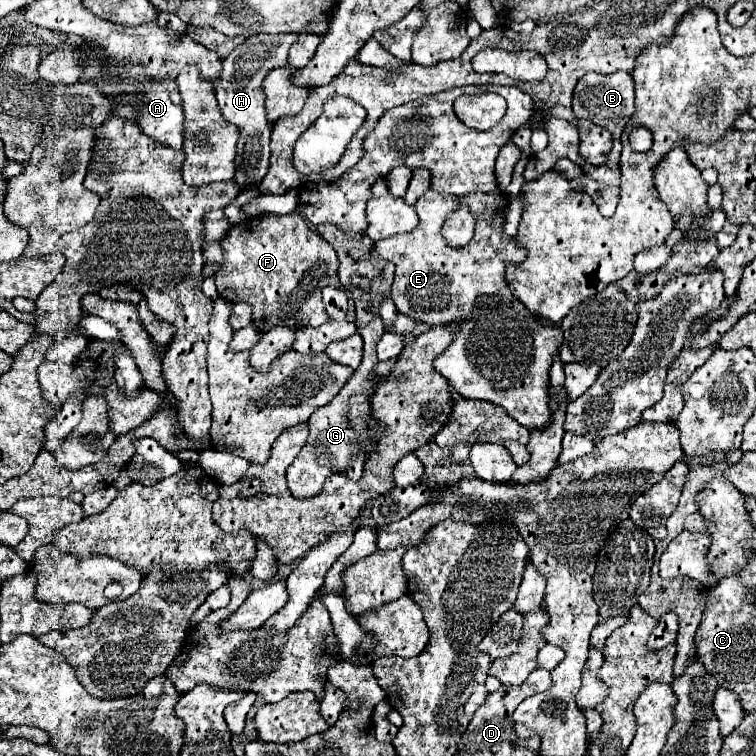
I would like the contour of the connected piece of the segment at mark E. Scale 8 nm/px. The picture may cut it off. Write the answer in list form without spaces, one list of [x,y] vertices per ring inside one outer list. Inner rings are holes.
[[[428,190],[422,198],[416,202],[416,212],[420,218],[420,224],[408,232],[390,236],[386,240],[376,242],[376,250],[382,258],[396,264],[396,276],[392,284],[392,300],[400,314],[416,318],[418,322],[430,324],[430,326],[446,326],[450,322],[458,322],[458,338],[450,344],[450,348],[434,360],[434,368],[448,378],[448,382],[454,386],[454,390],[462,398],[470,400],[486,400],[492,404],[502,406],[516,422],[520,422],[526,428],[538,428],[550,424],[550,408],[548,408],[548,370],[552,366],[554,352],[562,346],[562,330],[558,326],[548,328],[540,326],[536,316],[518,302],[506,290],[506,266],[520,264],[526,258],[526,250],[520,248],[514,240],[504,238],[502,224],[504,214],[508,208],[508,196],[502,192],[496,194],[466,194],[466,196],[442,196],[440,192]],[[454,206],[468,206],[472,216],[476,218],[476,230],[474,238],[464,248],[450,248],[444,240],[440,228],[446,222],[448,214],[454,210]]]

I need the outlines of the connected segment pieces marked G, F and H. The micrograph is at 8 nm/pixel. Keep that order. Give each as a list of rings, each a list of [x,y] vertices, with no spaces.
[[[378,316],[366,328],[358,330],[358,334],[364,338],[364,358],[362,358],[360,366],[354,370],[354,374],[346,382],[346,386],[334,396],[334,400],[330,404],[318,408],[310,416],[310,420],[308,420],[308,424],[310,424],[308,442],[286,470],[288,490],[296,498],[310,498],[310,496],[318,494],[330,474],[348,472],[350,458],[356,454],[356,450],[362,450],[366,458],[372,458],[378,452],[376,442],[386,432],[386,426],[382,426],[380,422],[376,422],[376,418],[372,418],[370,398],[378,386],[378,380],[374,378],[376,364],[378,364],[376,344],[384,332],[386,330],[384,330],[382,318],[378,318]]]
[[[296,212],[286,216],[270,214],[270,218],[246,218],[238,222],[228,230],[224,238],[224,252],[226,252],[226,266],[216,276],[218,294],[230,302],[248,302],[252,306],[254,326],[260,332],[266,332],[276,326],[304,328],[304,326],[320,326],[322,322],[326,322],[322,288],[340,286],[338,258],[334,248],[326,240],[322,240],[320,234],[312,232],[300,214]]]
[[[256,34],[250,36],[238,50],[234,50],[228,58],[222,60],[222,78],[216,82],[216,98],[222,116],[236,124],[240,130],[236,158],[234,158],[234,182],[240,190],[258,188],[260,180],[268,174],[268,158],[270,158],[270,126],[266,120],[264,108],[264,92],[262,80],[274,68],[288,62],[288,50],[296,42],[298,34]]]

